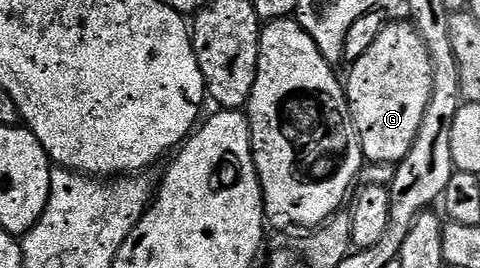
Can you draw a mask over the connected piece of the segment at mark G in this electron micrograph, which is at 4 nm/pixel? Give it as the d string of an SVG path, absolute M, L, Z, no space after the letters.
M388 22L373 45L356 63L350 64L347 79L345 75L345 90L347 104L359 134L359 144L363 150L364 160L371 163L391 163L397 165L409 153L417 133L421 129L421 121L427 112L429 97L433 89L431 76L431 55L427 52L425 41L416 33L410 22Z

